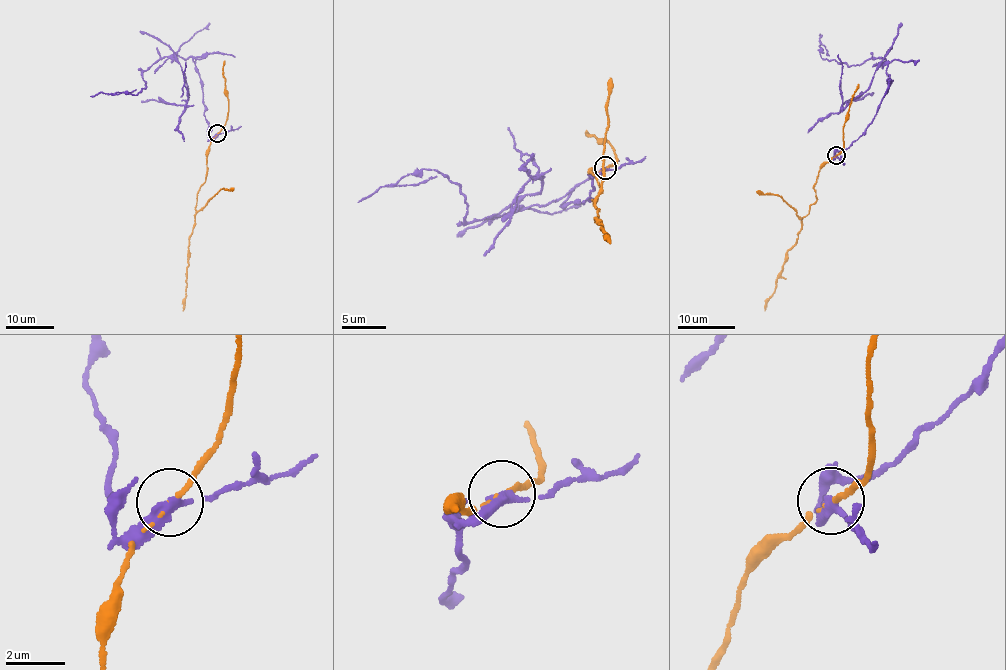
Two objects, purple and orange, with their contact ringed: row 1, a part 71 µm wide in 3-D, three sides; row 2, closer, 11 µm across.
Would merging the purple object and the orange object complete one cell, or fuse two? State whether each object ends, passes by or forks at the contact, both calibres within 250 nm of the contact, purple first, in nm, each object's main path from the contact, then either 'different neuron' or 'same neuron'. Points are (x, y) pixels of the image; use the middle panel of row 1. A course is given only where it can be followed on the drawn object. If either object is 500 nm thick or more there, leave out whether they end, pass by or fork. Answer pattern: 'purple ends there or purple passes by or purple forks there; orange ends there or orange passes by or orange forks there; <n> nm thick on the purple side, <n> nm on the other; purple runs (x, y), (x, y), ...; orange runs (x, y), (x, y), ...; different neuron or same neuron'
purple passes by; orange passes by; 320 nm thick on the purple side, 110 nm on the other; purple runs (605, 167), (591, 176), (583, 203), (575, 199), (466, 223), (468, 202), (433, 169), (408, 174), (357, 202); orange runs (605, 167), (590, 172), (602, 190), (598, 202), (592, 200), (608, 242); different neuron

